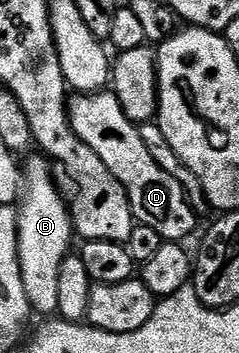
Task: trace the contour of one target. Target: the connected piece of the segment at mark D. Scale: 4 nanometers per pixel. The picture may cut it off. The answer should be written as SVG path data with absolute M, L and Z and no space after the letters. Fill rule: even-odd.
M113 92L71 96L68 112L76 135L80 135L80 139L104 159L104 167L108 167L108 171L112 171L125 187L137 224L152 227L152 231L156 231L166 243L182 243L187 240L185 237L193 235L200 221L199 214L188 203L178 180L152 159L148 147L144 147L141 128L126 118L124 107L120 107Z

